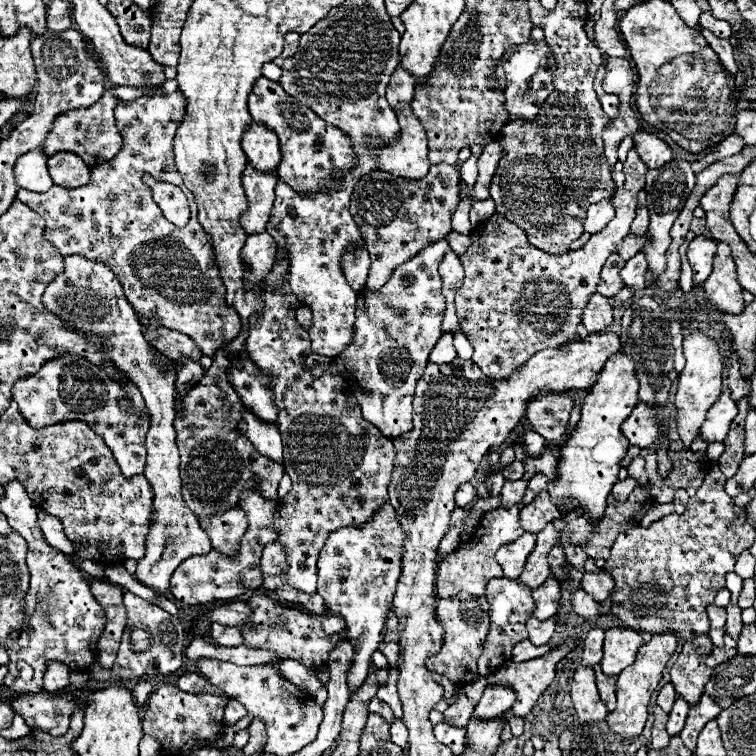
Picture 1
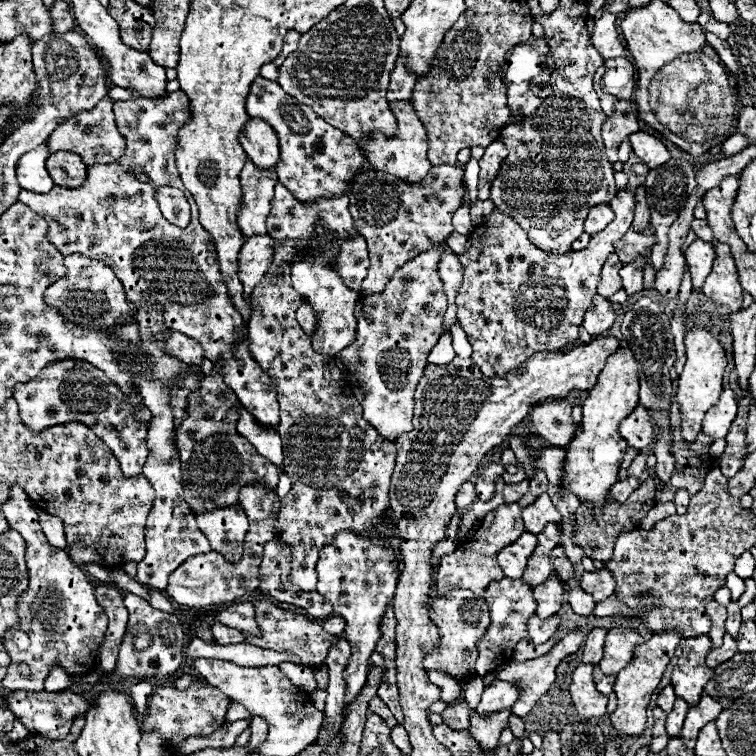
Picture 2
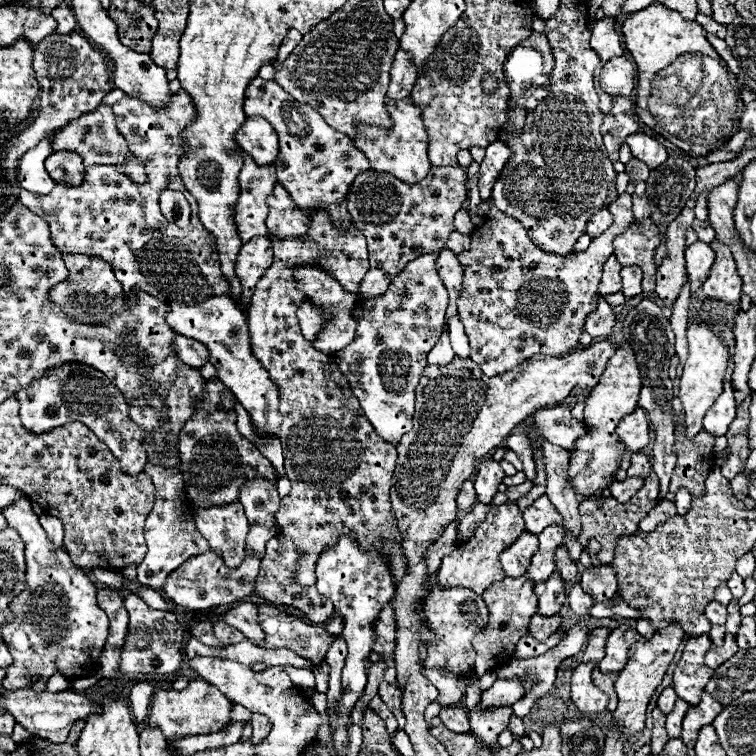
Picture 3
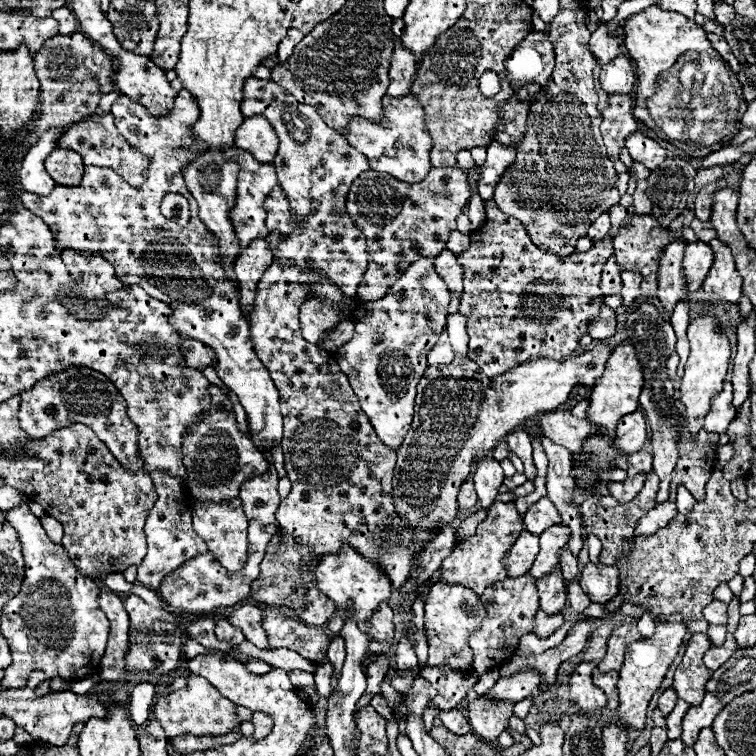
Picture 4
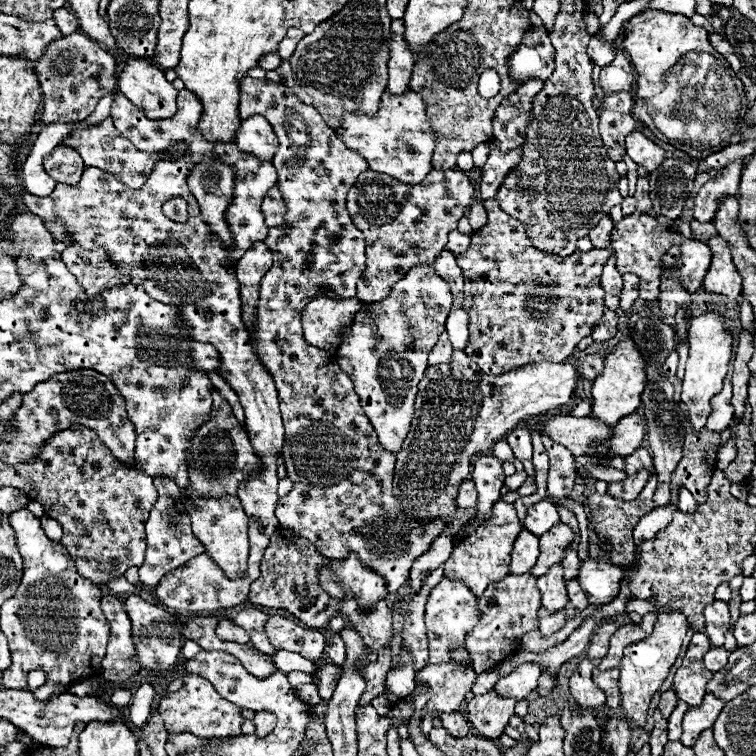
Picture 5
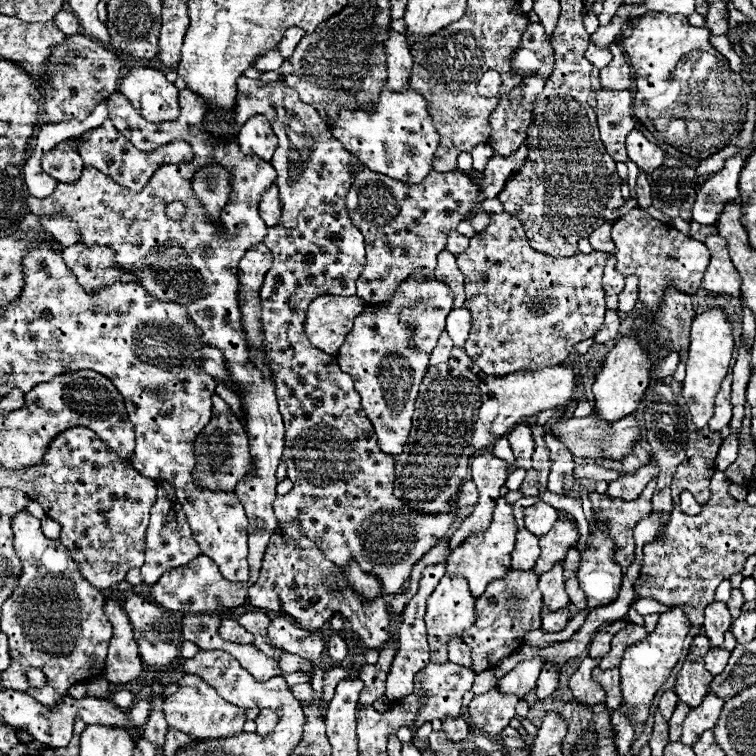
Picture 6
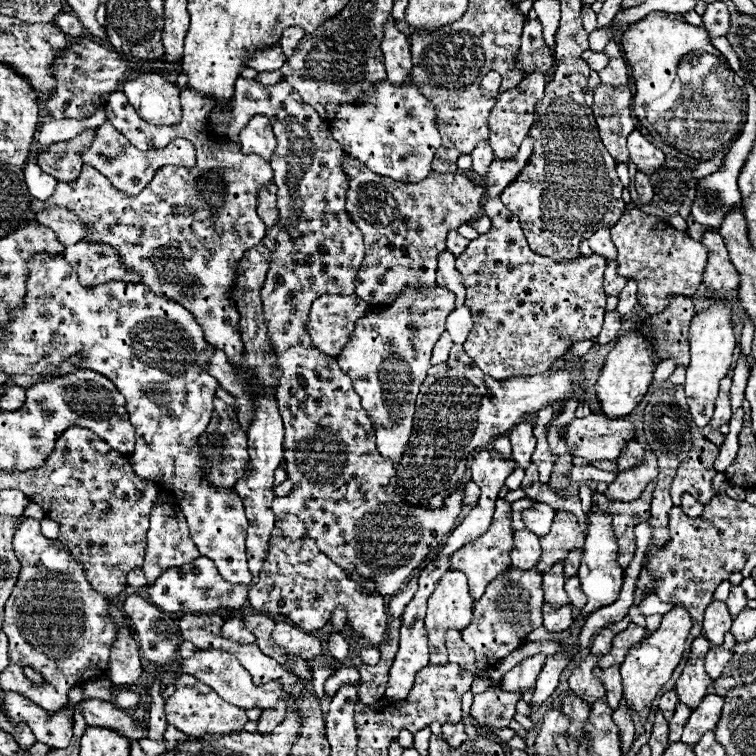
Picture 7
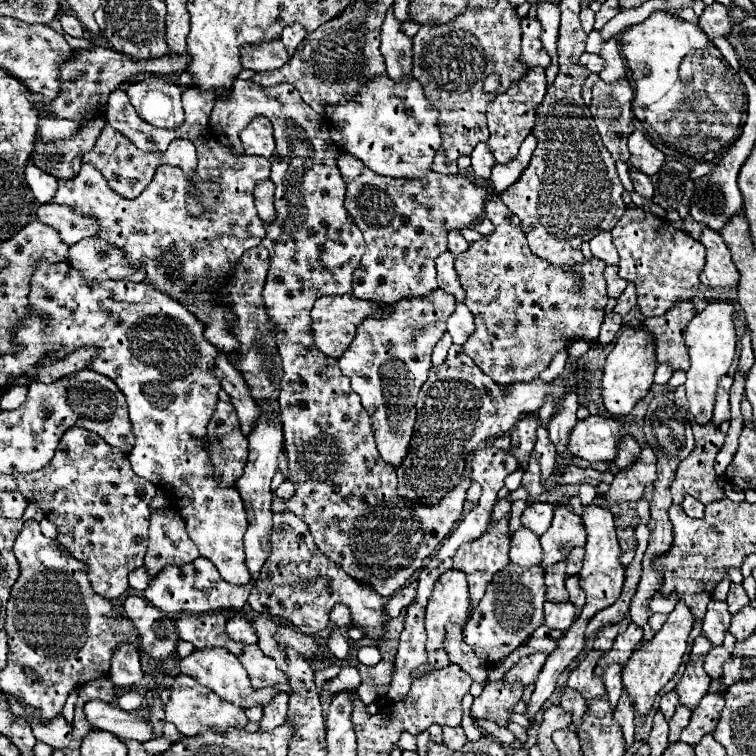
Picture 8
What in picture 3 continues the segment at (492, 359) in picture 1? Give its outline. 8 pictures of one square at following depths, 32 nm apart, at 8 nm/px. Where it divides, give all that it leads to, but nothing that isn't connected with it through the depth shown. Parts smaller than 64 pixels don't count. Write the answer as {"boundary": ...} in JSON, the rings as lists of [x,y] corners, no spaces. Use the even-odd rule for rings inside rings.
{"boundary":[[[632,158],[632,160],[626,164],[626,174],[628,174],[628,176],[630,176],[630,180],[636,184],[636,182],[646,180],[646,178],[648,178],[648,174],[650,174],[650,170],[648,170],[648,166],[644,166],[640,160]],[[626,192],[620,194],[608,210],[612,212],[610,228],[592,240],[588,250],[566,256],[536,248],[524,226],[496,206],[488,210],[484,222],[470,234],[470,250],[458,254],[464,266],[458,316],[470,338],[470,358],[486,376],[500,376],[534,354],[566,356],[572,348],[578,348],[584,320],[596,310],[604,260],[614,254],[614,238],[634,220],[632,196]]]}

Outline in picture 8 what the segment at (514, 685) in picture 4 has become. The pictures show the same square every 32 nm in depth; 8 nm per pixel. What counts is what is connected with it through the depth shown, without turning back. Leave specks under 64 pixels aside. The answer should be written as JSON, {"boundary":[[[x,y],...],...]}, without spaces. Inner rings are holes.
{"boundary":[[[536,652],[536,654],[530,654],[530,656],[522,658],[522,660],[504,676],[504,680],[508,680],[508,682],[520,680],[524,686],[534,684],[534,680],[536,680],[536,676],[540,674],[546,658],[548,658],[546,652]]]}

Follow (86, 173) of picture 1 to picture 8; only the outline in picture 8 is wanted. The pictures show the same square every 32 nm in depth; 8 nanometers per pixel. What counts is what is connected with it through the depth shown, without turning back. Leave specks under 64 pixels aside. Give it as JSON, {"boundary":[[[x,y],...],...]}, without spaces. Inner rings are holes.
{"boundary":[[[106,122],[80,126],[78,132],[66,140],[52,140],[52,142],[36,140],[36,150],[32,154],[32,160],[40,170],[56,178],[76,176],[80,170],[84,152],[90,152],[90,148],[96,144],[94,142],[96,136],[100,136],[104,126]]]}

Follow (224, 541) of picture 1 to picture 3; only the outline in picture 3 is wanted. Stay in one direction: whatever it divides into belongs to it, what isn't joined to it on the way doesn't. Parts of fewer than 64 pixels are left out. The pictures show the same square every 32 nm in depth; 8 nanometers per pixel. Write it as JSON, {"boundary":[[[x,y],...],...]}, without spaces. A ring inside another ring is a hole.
{"boundary":[[[234,500],[220,508],[194,508],[192,516],[196,530],[208,540],[210,550],[216,552],[228,568],[238,568],[246,558],[248,532],[242,504]]]}

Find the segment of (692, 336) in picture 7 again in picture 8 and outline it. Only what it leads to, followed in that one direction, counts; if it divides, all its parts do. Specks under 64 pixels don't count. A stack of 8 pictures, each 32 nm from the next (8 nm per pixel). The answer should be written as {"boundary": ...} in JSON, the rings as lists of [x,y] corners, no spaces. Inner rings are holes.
{"boundary":[[[728,298],[712,300],[702,312],[698,312],[686,330],[686,346],[690,356],[690,368],[686,372],[686,394],[690,412],[698,424],[706,424],[712,418],[718,380],[728,374],[736,354],[736,330],[734,330],[734,306]]]}

